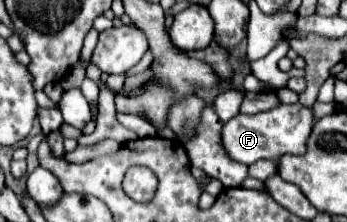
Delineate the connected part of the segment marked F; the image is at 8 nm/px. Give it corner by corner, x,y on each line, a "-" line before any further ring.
282,103
270,111
262,111
256,115
244,115
244,113
236,115
228,123
224,123
222,143
234,161
246,165
252,165
260,159
278,161
286,153
292,155
306,153
312,127
314,127
314,111
310,107
302,107
300,103
292,103
292,105

